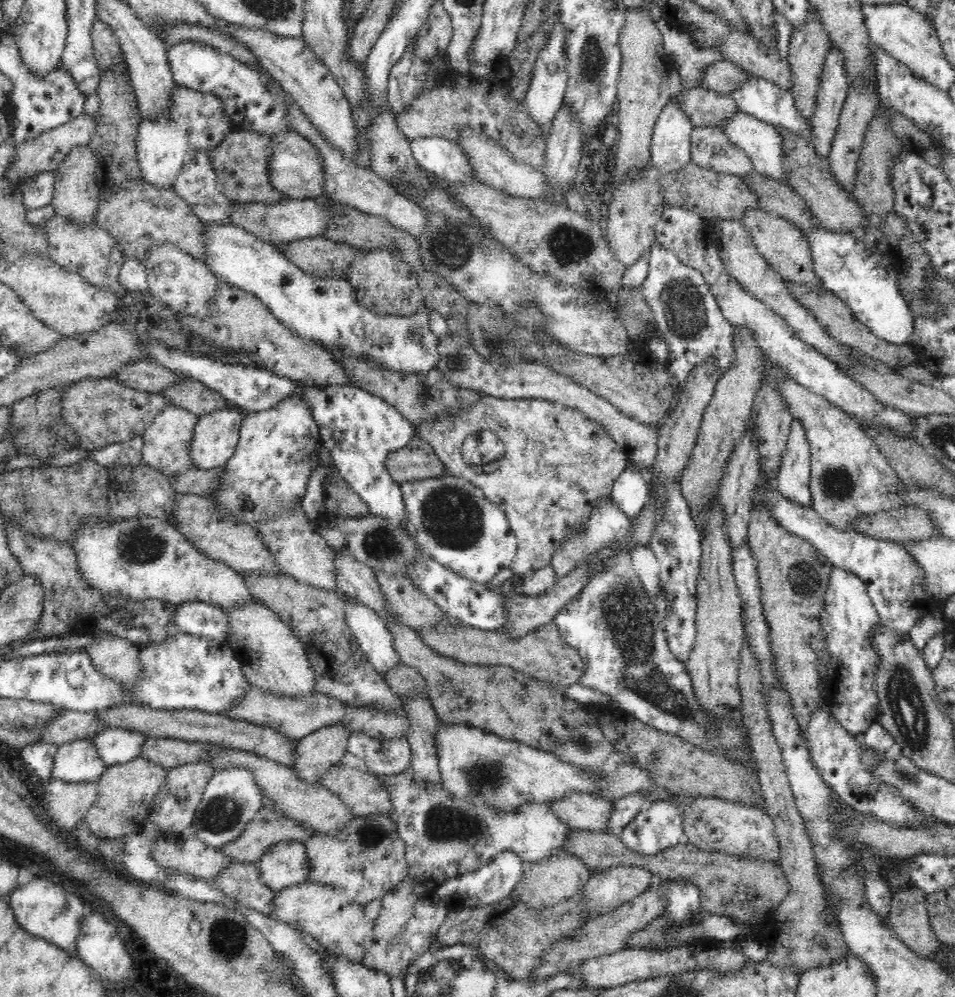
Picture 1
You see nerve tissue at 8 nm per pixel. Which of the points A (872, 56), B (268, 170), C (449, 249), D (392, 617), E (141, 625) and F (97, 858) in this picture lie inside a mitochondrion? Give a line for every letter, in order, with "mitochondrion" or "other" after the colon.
A: other
B: other
C: mitochondrion
D: other
E: other
F: other

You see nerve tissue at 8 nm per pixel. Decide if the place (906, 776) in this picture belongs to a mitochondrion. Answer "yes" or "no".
yes

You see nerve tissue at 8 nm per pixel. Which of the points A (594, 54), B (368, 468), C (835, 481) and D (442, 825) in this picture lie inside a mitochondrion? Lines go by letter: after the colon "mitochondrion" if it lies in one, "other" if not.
A: mitochondrion
B: other
C: mitochondrion
D: mitochondrion

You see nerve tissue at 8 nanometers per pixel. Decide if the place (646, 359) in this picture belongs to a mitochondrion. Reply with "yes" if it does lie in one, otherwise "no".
no

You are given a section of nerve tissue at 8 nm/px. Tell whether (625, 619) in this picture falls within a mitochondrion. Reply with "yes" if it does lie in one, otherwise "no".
yes

